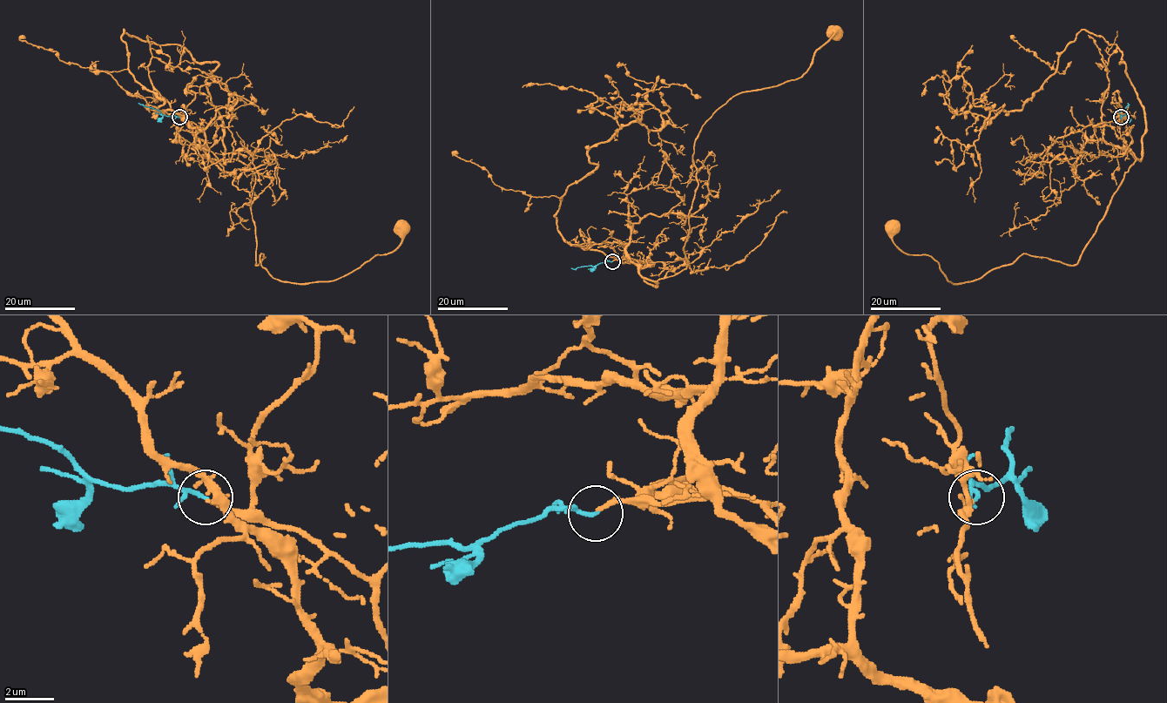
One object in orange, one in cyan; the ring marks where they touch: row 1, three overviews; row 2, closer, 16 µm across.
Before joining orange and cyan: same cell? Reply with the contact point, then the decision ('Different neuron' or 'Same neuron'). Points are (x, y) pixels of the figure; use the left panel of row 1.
Place: (179, 117). Same neuron

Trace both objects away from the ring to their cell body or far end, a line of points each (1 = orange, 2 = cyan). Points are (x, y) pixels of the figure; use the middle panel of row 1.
1: (611, 260), (637, 260), (639, 273), (654, 280), (684, 269), (701, 126), (733, 96), (796, 80), (835, 32)
2: (611, 261), (571, 267)

